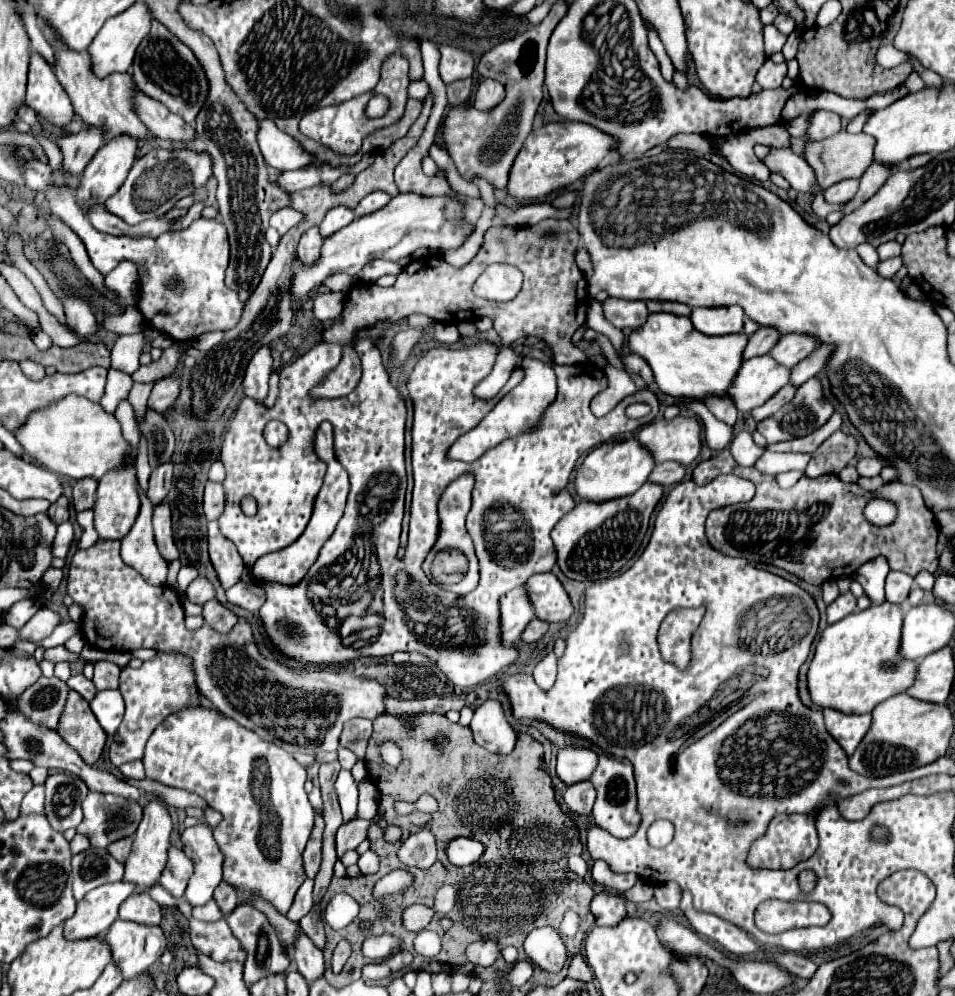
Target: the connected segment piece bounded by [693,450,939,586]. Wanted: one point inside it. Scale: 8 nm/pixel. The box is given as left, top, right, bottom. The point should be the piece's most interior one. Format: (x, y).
(777, 527)

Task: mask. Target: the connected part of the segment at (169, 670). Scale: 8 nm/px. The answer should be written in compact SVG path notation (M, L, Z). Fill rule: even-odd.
M157 652L157 656L143 662L141 668L137 670L125 668L121 672L119 690L125 700L125 716L109 748L109 760L113 766L121 766L133 760L143 760L145 742L153 734L157 724L161 724L169 714L179 712L181 708L199 706L199 690L195 686L193 662L189 656L183 654Z

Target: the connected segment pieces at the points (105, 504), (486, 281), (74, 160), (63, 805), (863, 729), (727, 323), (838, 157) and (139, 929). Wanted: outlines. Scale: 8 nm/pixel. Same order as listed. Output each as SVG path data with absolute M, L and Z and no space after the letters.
M123 466L105 472L105 476L99 480L97 486L97 498L95 498L95 528L99 532L99 538L113 538L121 540L125 532L129 532L129 526L133 526L133 520L139 512L139 488L137 488L137 476L133 466Z
M491 264L473 284L473 294L487 300L511 300L521 290L521 272L509 264Z
M85 128L79 134L59 138L57 146L63 154L63 162L61 162L63 168L53 170L53 180L57 184L65 184L63 172L69 172L71 176L81 174L89 164L89 160L95 156L95 152L103 146L103 142L101 142L101 132L97 132L95 128Z
M53 772L49 774L45 788L45 816L51 828L57 832L77 828L83 820L81 802L89 792L85 782L69 772Z
M831 708L823 710L827 732L851 756L871 726L871 714L843 714Z
M741 306L725 308L693 308L691 322L693 326L709 336L725 336L743 332L745 312Z
M839 132L829 138L823 138L819 142L805 140L805 162L813 168L817 188L823 192L829 186L847 180L847 178L859 178L861 172L873 162L873 138L861 134L849 134L849 132Z
M117 920L99 940L111 948L113 962L119 966L123 980L131 980L145 972L167 948L161 928L149 928L123 920Z

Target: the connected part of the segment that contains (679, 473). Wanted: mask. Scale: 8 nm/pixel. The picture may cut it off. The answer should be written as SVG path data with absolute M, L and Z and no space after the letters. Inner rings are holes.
M669 462L669 464L657 464L647 480L661 486L673 486L673 484L679 484L683 476L685 476L685 468L681 468L681 464Z

